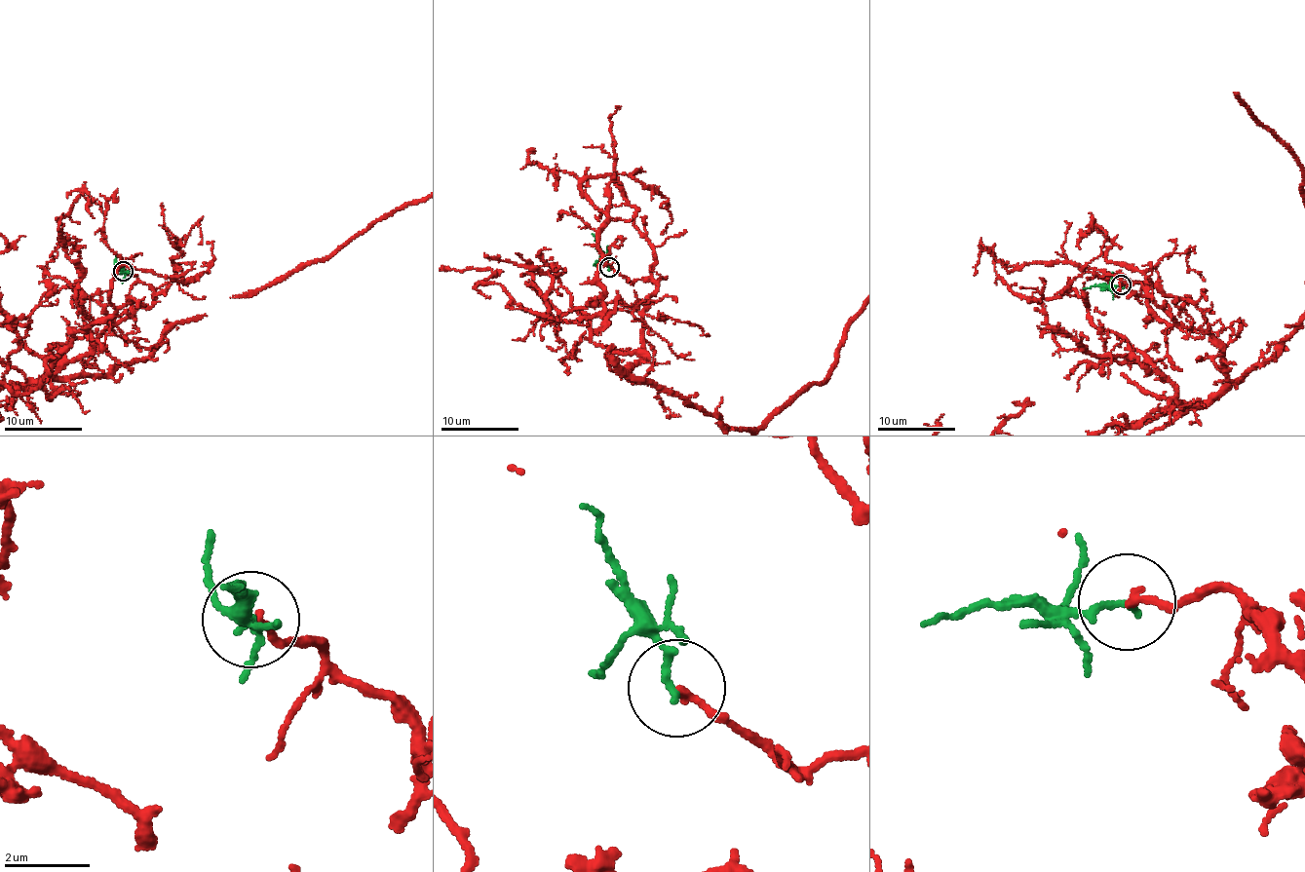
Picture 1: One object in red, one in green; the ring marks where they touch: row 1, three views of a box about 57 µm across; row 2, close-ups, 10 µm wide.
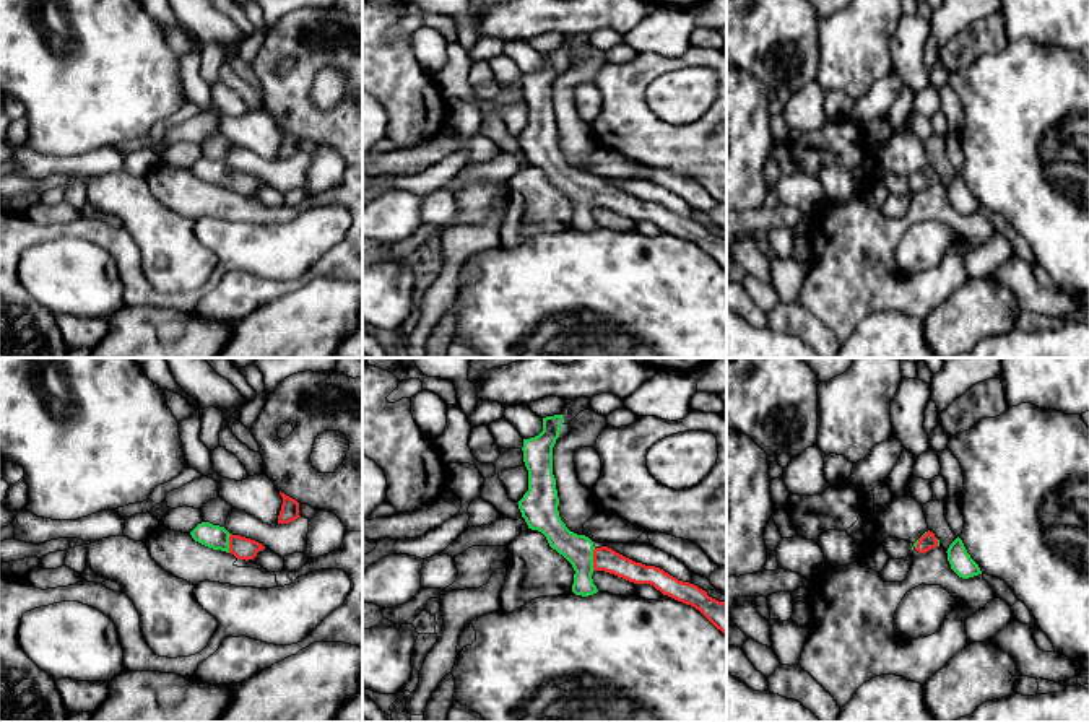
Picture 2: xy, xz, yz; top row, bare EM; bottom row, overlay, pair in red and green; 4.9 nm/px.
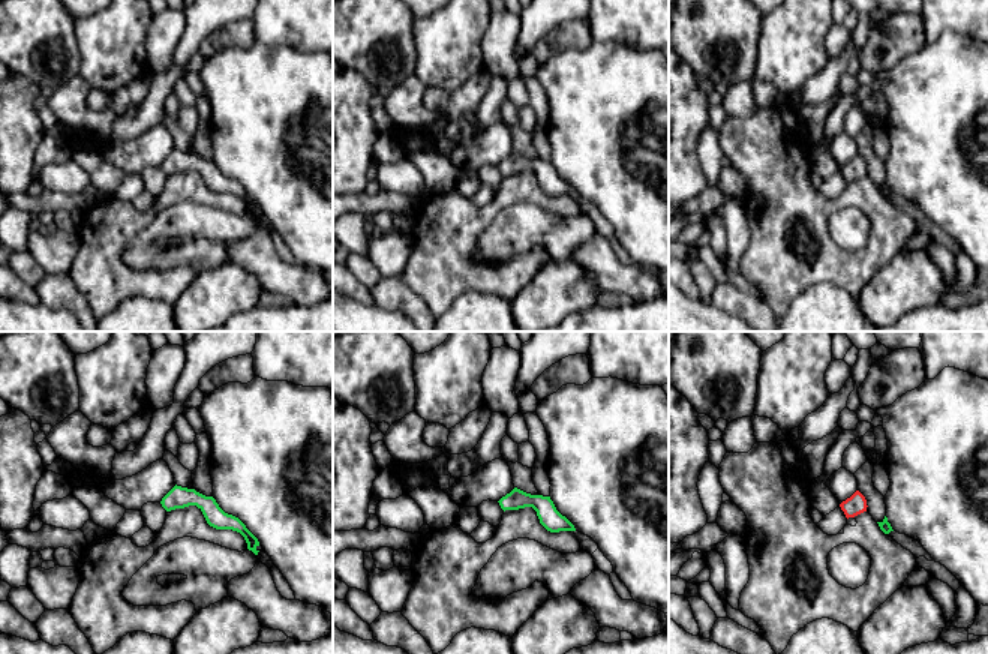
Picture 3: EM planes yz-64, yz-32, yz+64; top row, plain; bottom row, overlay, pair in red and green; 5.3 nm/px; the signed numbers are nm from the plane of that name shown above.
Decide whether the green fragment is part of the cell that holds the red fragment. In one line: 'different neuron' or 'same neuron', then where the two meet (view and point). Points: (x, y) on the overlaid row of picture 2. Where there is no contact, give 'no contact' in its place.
same neuron | xz (594, 560)

